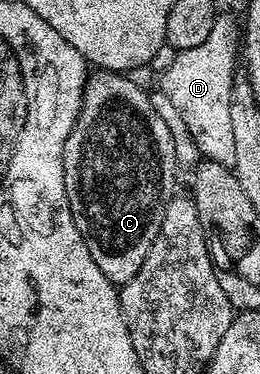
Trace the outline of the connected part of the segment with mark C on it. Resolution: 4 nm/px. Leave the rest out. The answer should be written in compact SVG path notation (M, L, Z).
M95 71L87 78L87 86L83 89L83 106L79 112L77 123L73 131L69 131L69 139L65 139L63 148L63 174L65 175L65 191L69 199L69 207L73 219L77 223L77 231L85 239L89 247L89 255L93 255L93 263L105 271L105 275L116 287L121 287L133 275L141 271L141 263L145 263L145 255L149 255L149 247L153 247L153 239L157 239L157 231L161 231L161 219L165 219L165 207L169 207L171 198L176 196L175 189L175 169L177 162L175 160L175 148L173 147L173 135L169 135L169 127L165 127L161 115L153 111L153 103L150 96L137 83L131 81L130 76L113 73L110 71Z

